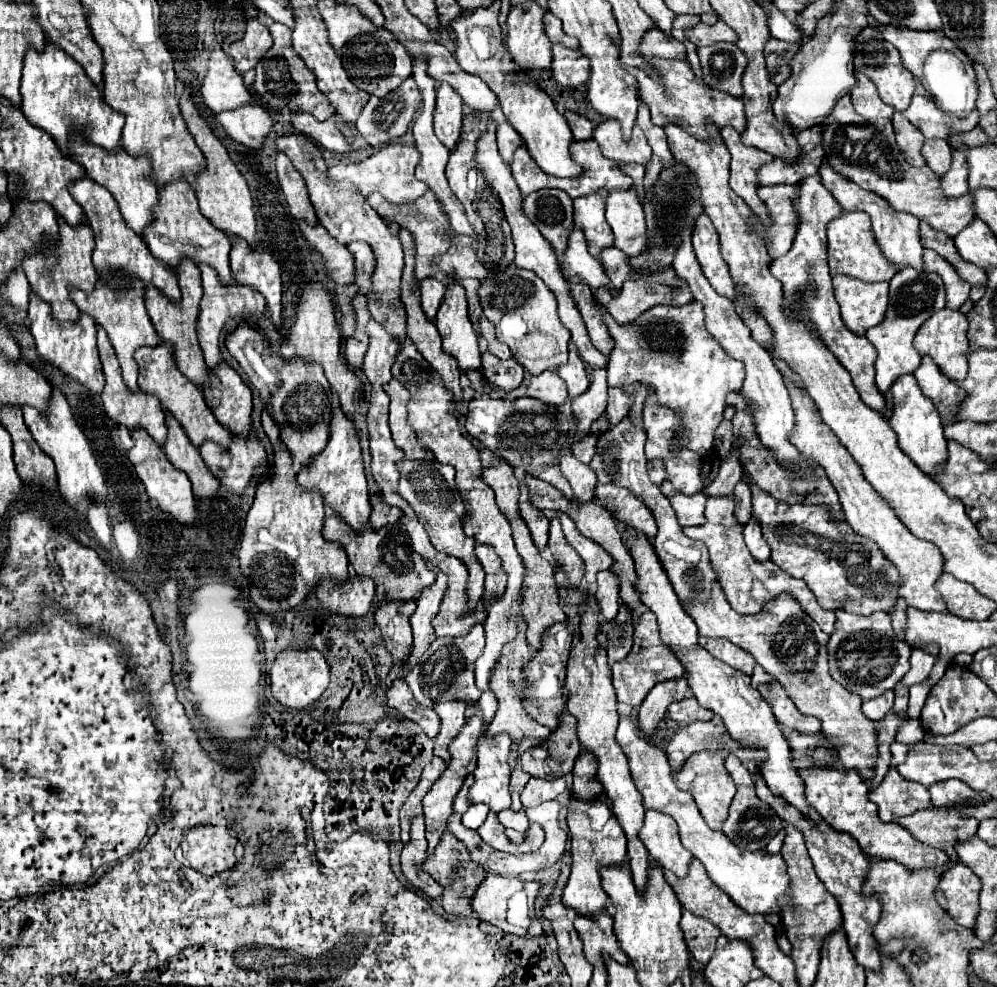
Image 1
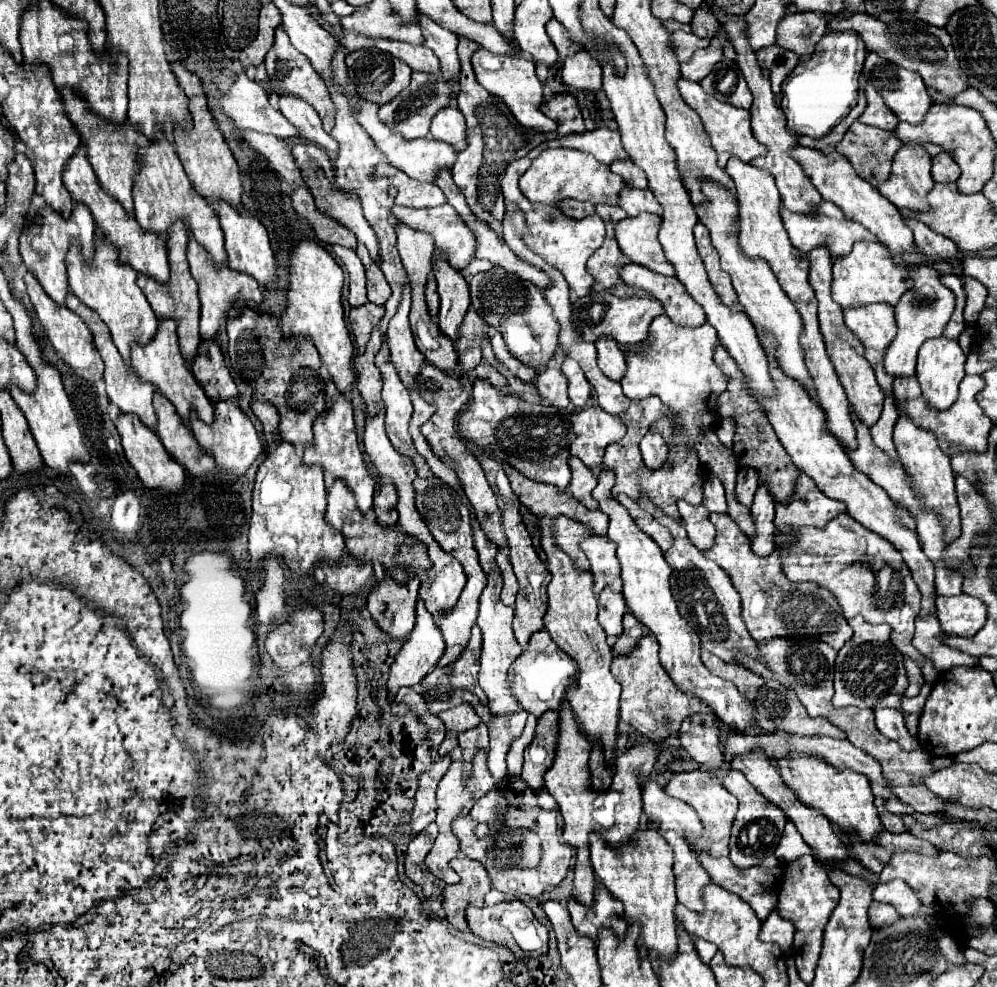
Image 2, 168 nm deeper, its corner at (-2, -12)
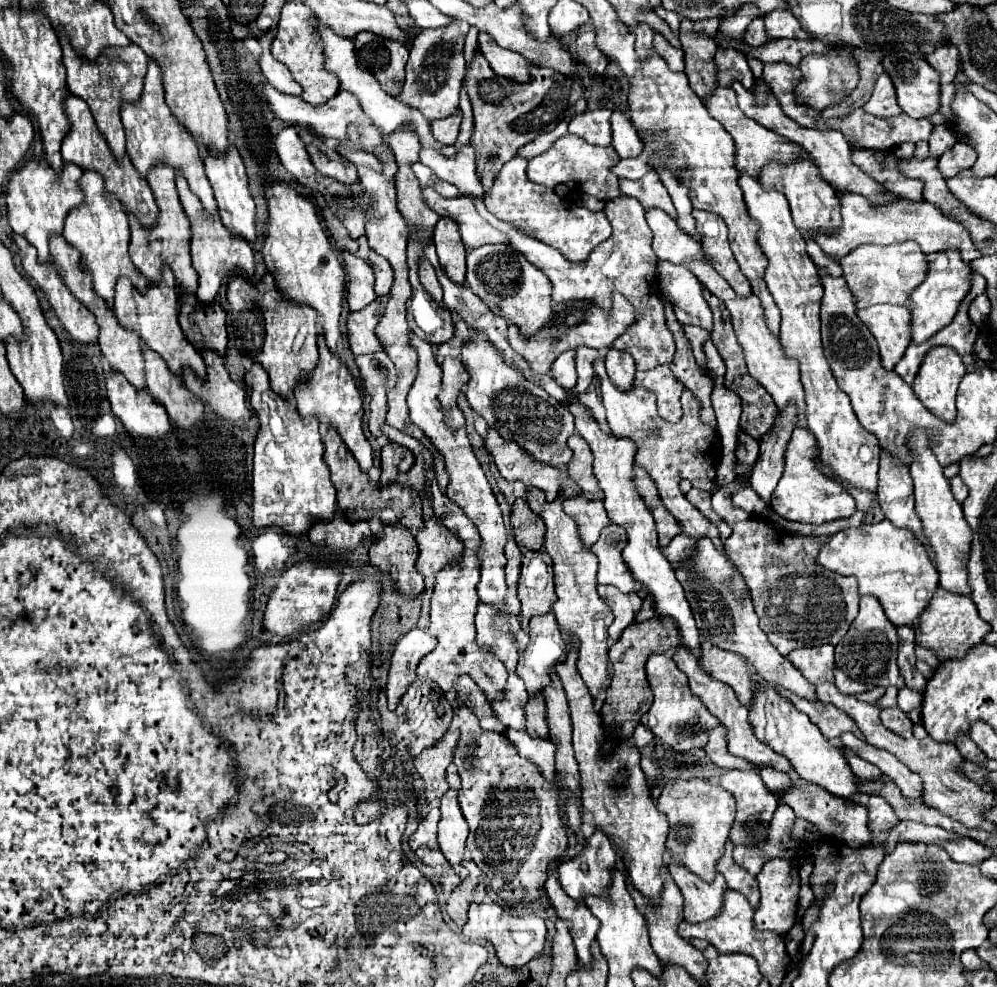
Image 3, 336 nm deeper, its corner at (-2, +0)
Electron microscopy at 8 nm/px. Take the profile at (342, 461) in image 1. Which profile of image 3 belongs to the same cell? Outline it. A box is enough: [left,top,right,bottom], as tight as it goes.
[296,335,372,473]

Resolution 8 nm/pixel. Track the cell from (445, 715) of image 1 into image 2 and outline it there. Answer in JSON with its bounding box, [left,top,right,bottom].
[438,703,480,755]

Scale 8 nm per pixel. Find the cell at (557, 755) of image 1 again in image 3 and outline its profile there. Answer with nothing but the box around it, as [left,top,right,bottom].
[524,695,548,737]

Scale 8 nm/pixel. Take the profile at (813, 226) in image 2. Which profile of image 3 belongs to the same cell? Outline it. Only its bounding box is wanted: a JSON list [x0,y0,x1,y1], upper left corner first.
[812,193,980,263]

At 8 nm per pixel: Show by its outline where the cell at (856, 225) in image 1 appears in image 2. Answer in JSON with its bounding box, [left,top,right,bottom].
[832,241,912,307]

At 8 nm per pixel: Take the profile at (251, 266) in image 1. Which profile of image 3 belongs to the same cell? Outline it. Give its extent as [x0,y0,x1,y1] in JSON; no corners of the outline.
[204,145,256,245]

